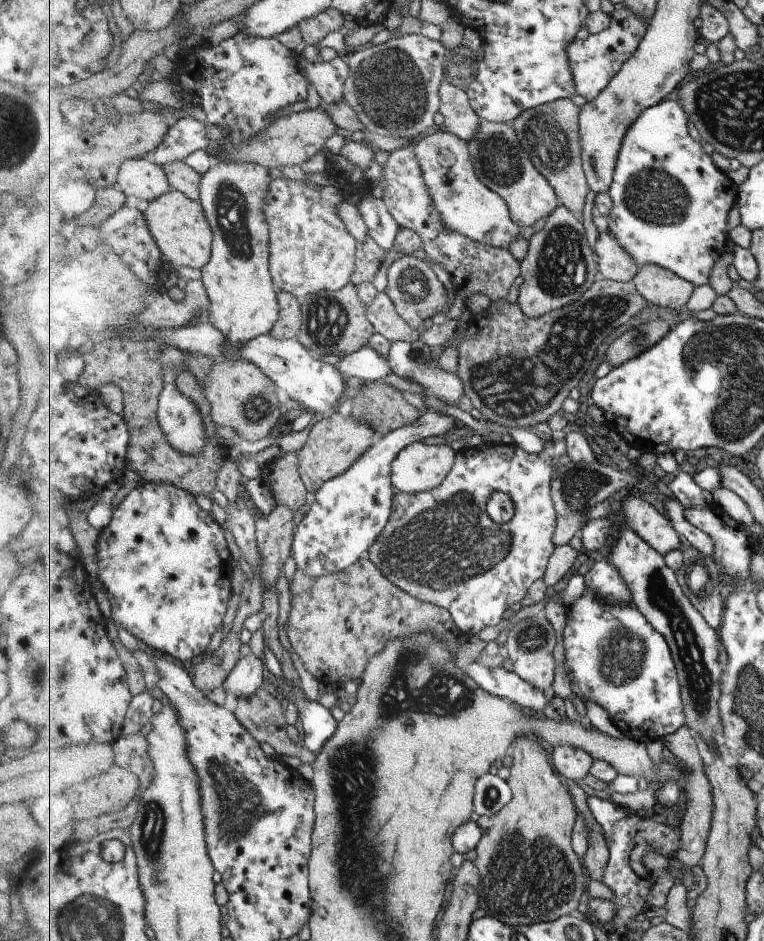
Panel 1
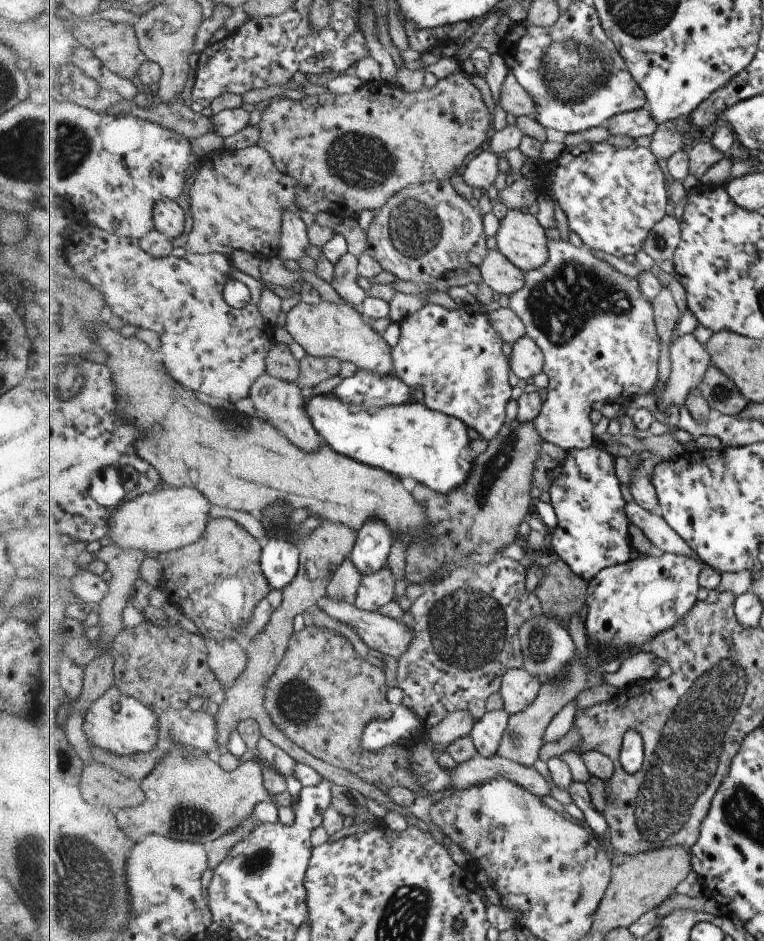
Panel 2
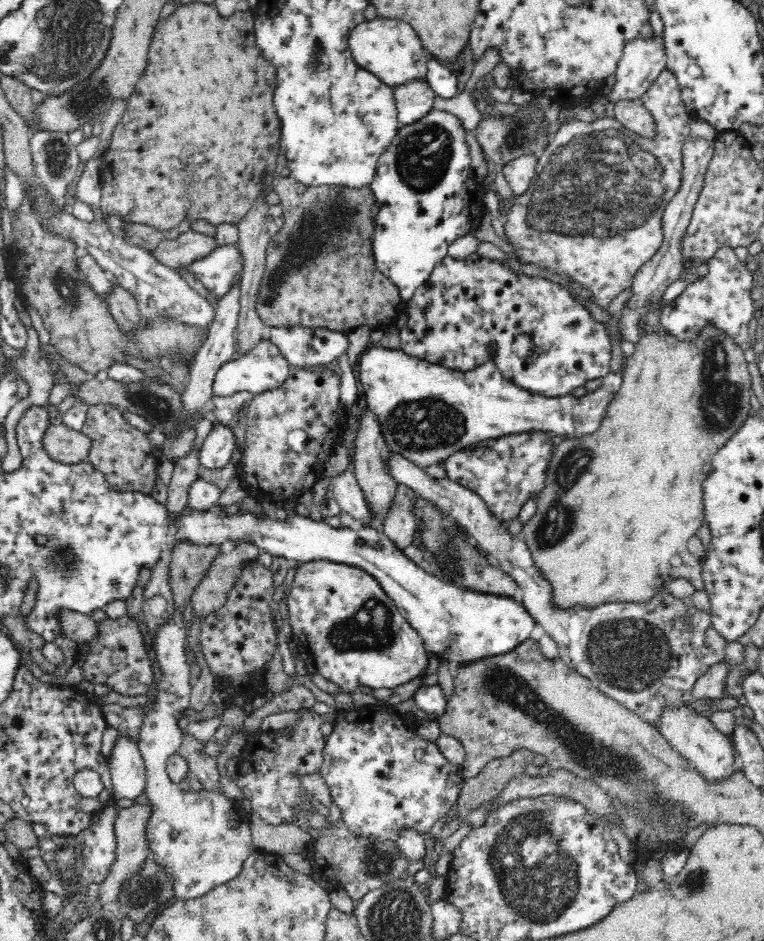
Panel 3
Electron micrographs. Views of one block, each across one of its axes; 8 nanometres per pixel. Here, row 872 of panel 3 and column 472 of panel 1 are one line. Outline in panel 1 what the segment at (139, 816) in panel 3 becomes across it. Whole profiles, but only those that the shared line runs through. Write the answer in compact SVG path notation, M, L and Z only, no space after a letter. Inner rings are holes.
M445 78L440 86L440 94L440 113L444 117L442 128L469 142L477 134L481 118L471 106L467 88L454 85Z

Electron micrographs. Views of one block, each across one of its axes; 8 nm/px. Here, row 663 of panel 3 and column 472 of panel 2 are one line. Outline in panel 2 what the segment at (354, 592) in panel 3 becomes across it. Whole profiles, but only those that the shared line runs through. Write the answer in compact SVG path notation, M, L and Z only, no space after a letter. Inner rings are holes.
M432 303L419 312L407 316L399 323L400 337L392 348L395 373L407 386L421 386L424 393L424 405L431 409L460 418L468 427L474 428L480 438L491 442L507 421L507 406L511 400L510 357L503 352L503 338L491 326L490 314L484 309L462 306L456 310L447 310Z

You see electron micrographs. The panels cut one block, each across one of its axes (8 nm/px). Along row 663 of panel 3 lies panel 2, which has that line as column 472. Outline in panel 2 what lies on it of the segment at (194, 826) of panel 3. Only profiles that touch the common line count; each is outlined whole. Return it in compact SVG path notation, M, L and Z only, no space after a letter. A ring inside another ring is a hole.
M482 151L469 161L462 178L472 188L492 194L493 182L499 174L499 155L493 151Z

